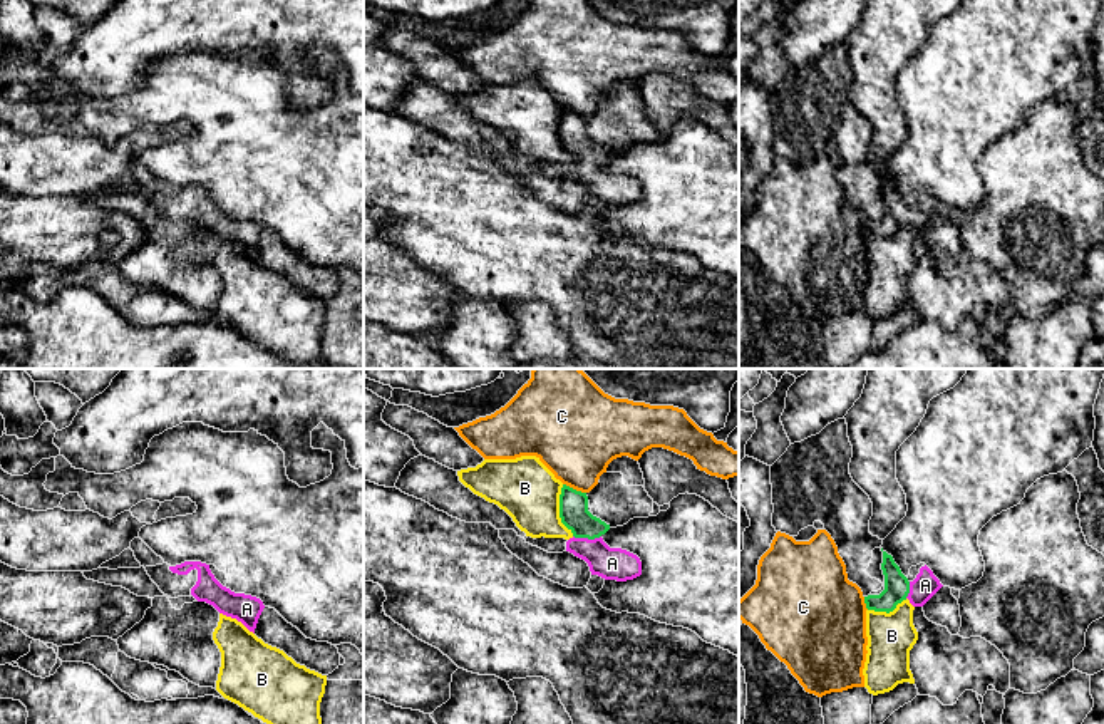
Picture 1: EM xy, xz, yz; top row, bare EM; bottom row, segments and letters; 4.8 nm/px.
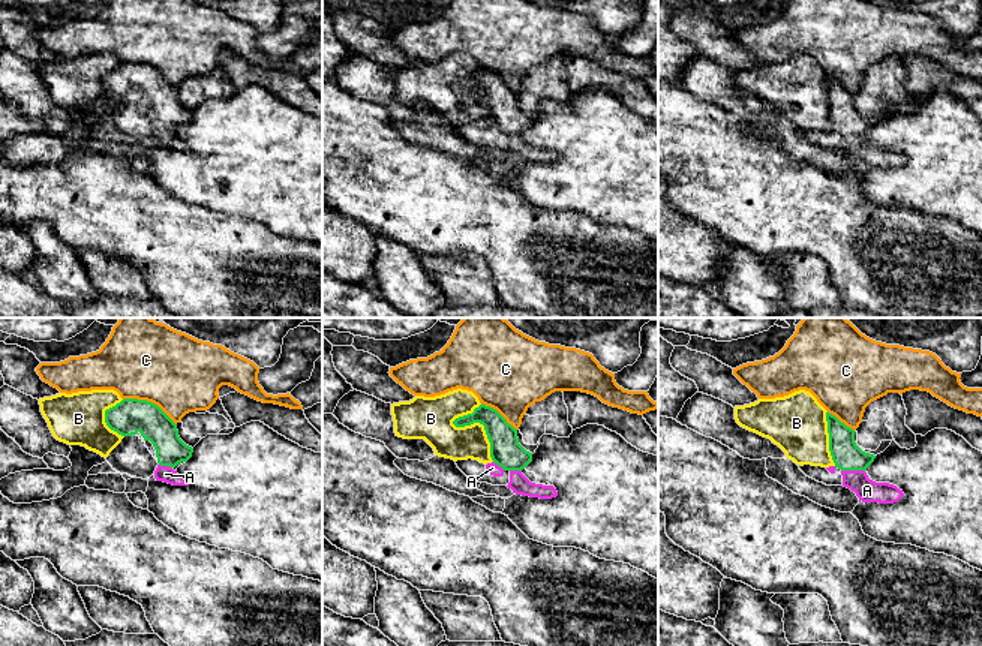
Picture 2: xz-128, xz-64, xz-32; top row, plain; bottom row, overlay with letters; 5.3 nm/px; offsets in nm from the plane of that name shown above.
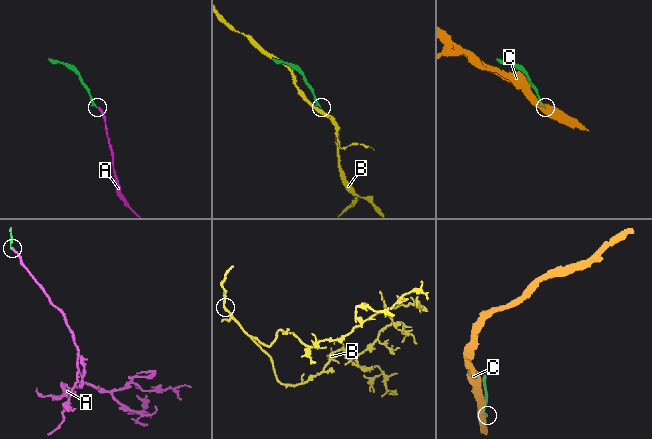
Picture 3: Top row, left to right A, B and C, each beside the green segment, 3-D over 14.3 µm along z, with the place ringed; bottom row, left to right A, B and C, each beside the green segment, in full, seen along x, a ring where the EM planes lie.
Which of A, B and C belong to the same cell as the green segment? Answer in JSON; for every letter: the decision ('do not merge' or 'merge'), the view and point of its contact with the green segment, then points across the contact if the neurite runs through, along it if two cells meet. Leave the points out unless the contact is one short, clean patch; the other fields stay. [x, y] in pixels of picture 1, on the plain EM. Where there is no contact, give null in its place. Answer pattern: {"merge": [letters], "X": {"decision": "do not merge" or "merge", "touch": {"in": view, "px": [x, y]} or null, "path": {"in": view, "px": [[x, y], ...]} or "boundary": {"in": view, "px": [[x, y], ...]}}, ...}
{"merge": ["A"], "A": {"decision": "merge", "touch": {"in": "xz", "px": [587, 161]}, "path": {"in": "xz", "px": [[573, 129], [587, 161], [612, 188]]}}, "B": {"decision": "do not merge", "touch": {"in": "xz", "px": [560, 134]}}, "C": {"decision": "do not merge", "touch": {"in": "xz", "px": [575, 114]}}}

